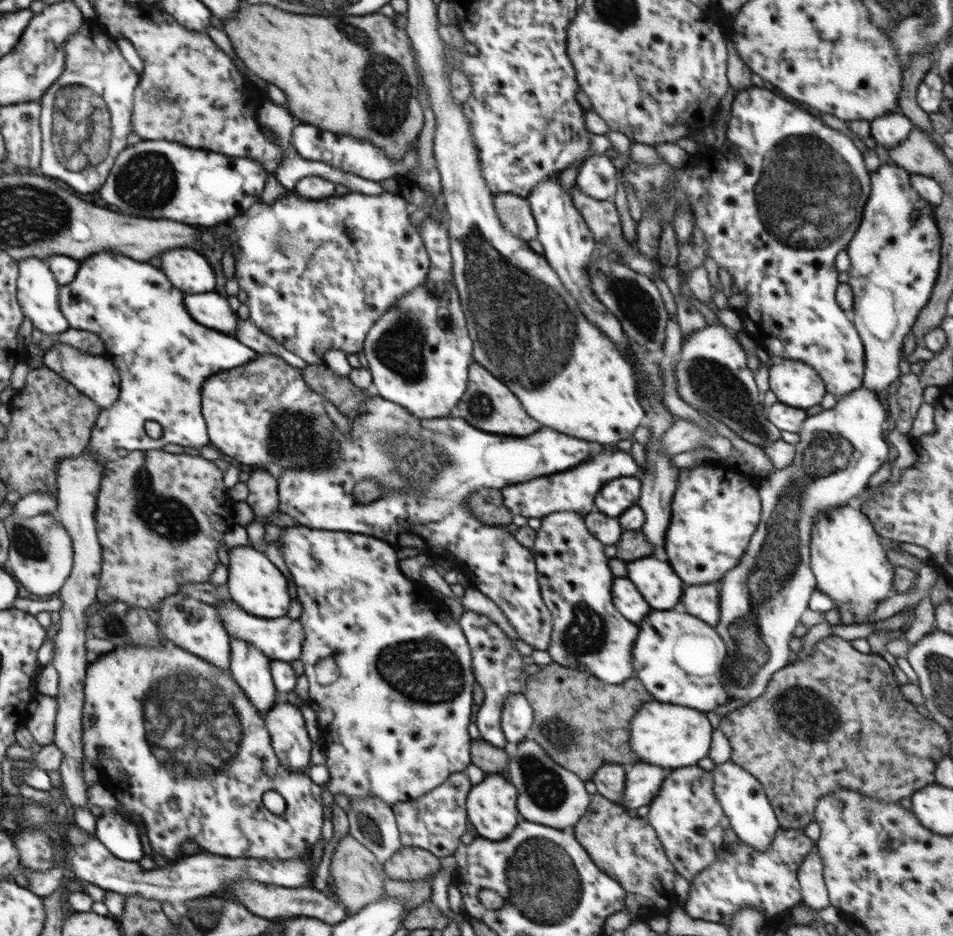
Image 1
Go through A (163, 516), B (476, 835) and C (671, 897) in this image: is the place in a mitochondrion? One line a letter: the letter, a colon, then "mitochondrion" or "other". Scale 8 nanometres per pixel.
A: mitochondrion
B: other
C: other

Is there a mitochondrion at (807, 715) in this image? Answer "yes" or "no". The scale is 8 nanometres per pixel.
yes

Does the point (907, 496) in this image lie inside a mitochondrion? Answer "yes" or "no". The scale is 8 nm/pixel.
no

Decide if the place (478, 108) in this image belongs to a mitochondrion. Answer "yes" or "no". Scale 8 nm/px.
yes

